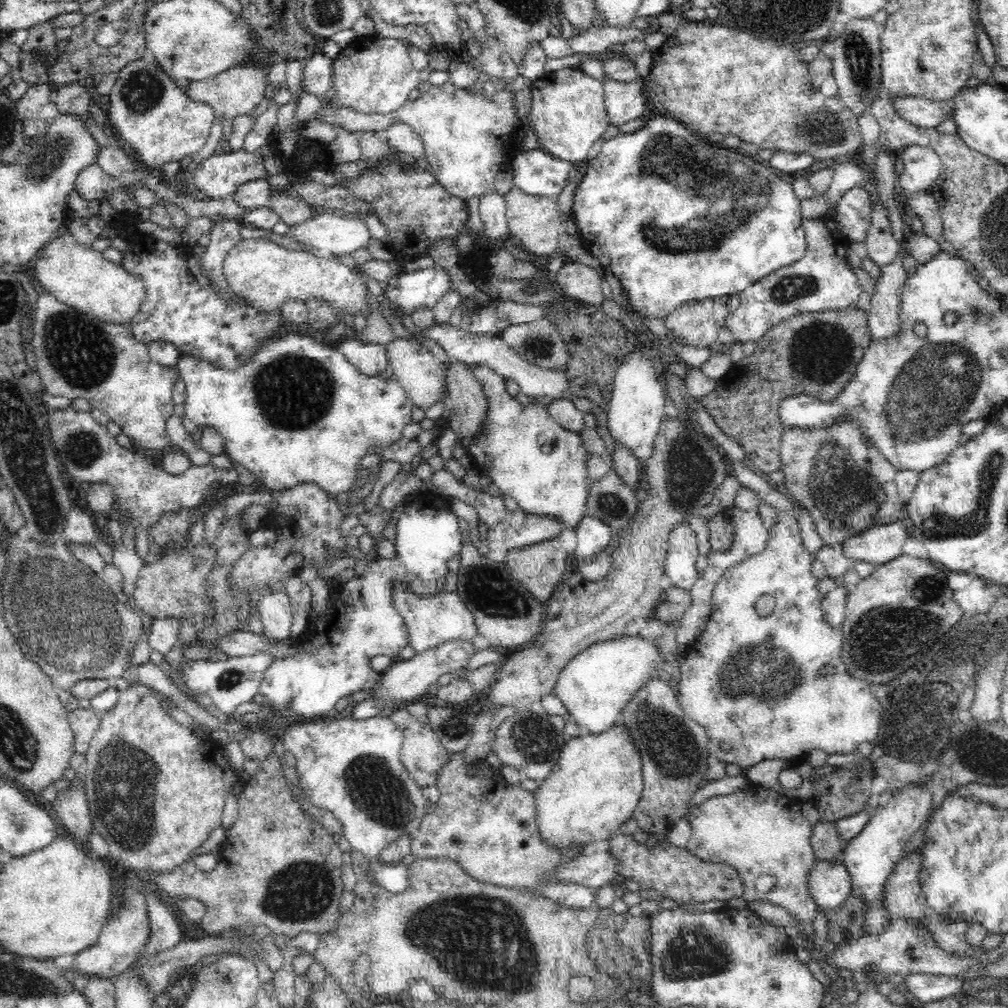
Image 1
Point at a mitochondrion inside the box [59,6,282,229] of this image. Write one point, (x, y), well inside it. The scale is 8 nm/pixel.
(141, 91)

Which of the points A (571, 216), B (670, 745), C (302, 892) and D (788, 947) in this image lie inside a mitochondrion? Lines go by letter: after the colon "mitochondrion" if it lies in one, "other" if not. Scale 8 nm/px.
A: other
B: mitochondrion
C: mitochondrion
D: other

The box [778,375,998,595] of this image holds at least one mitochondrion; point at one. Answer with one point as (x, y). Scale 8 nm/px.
(847, 492)

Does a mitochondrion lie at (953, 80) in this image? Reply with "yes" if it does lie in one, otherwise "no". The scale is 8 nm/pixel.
no

